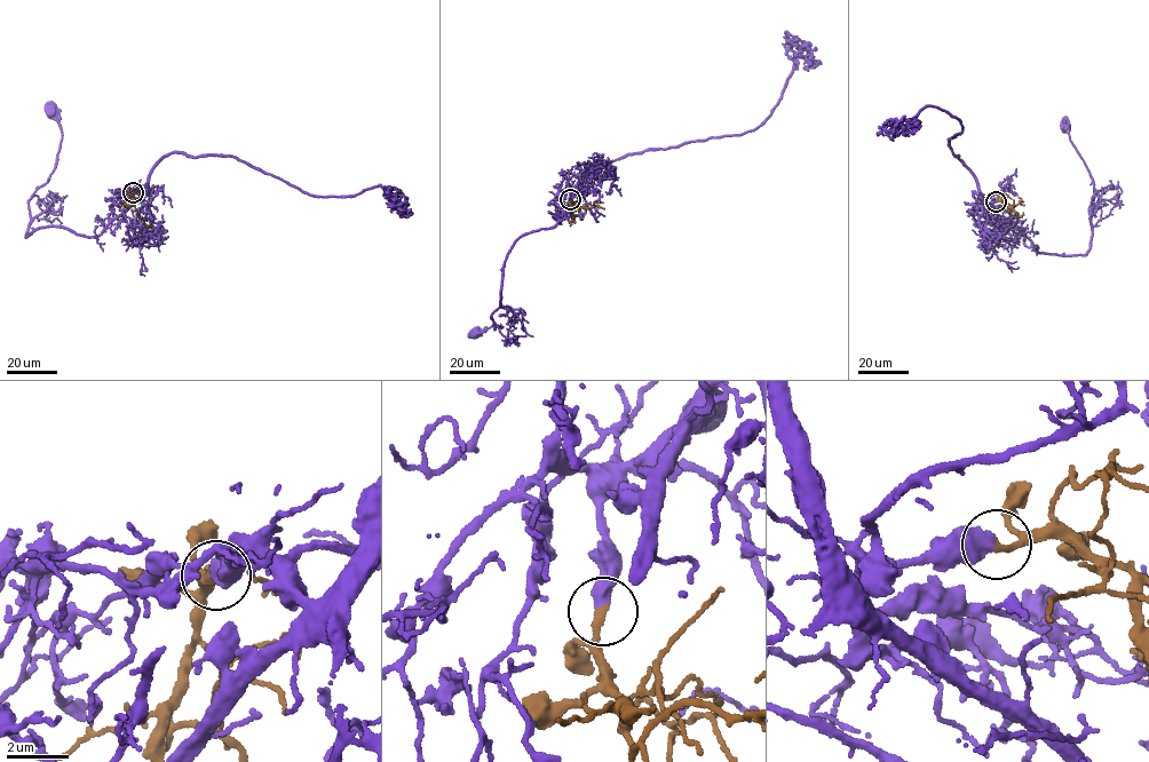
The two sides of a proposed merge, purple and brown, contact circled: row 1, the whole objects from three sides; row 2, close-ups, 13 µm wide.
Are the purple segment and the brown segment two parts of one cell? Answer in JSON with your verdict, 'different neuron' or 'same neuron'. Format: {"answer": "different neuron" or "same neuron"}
{"answer": "same neuron"}

